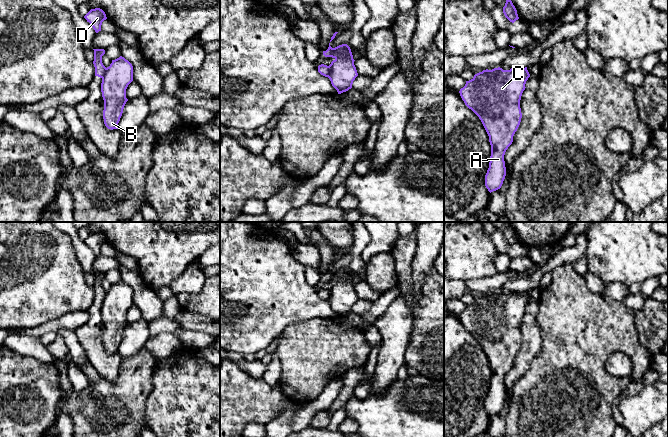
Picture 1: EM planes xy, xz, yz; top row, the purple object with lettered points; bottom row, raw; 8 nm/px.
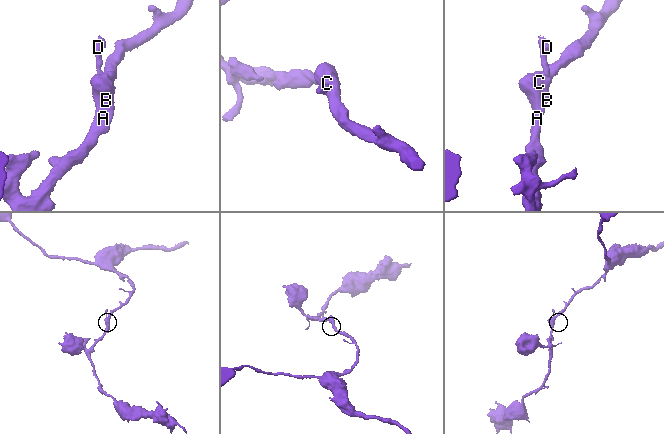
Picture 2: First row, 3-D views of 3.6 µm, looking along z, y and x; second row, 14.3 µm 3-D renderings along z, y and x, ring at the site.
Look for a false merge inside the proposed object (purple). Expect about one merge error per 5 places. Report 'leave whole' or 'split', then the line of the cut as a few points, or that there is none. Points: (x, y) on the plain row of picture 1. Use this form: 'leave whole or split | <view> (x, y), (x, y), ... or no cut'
split | xz (329, 290), (329, 298), (327, 300)

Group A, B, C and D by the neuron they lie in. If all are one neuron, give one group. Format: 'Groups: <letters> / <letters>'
Groups: A B C / D

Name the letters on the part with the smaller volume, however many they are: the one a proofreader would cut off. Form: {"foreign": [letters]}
{"foreign": ["D"]}

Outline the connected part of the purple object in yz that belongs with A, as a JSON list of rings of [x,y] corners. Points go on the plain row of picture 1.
[[[527,291],[486,293],[466,305],[459,315],[489,360],[491,380],[485,410],[490,417],[500,413],[505,403],[504,379],[521,346],[520,324],[529,301]]]

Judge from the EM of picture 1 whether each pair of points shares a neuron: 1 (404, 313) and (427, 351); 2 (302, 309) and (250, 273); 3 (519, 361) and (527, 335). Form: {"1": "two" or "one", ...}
{"1": "two", "2": "one", "3": "one"}

